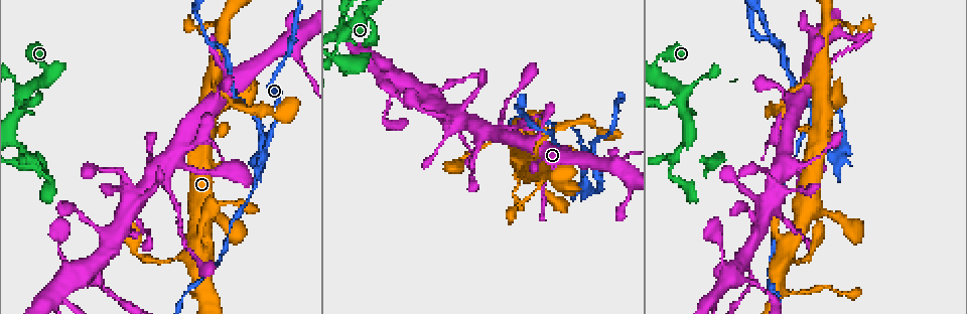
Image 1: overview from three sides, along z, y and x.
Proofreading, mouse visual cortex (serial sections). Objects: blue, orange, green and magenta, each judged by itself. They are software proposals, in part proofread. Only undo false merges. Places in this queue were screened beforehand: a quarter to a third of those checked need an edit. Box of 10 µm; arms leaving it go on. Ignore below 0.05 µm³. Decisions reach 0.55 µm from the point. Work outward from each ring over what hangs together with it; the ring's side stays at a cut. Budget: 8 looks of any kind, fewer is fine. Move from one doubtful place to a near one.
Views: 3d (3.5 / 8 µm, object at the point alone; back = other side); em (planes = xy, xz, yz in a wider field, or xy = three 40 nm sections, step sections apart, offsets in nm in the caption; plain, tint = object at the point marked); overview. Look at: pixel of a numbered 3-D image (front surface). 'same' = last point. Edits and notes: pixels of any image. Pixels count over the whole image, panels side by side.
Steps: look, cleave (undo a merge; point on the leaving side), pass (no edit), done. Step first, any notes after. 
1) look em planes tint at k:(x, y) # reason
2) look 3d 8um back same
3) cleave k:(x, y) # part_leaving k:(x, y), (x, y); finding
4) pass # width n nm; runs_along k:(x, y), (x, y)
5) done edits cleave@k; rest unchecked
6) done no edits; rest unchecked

look 3d 3.5um at 1:(265, 155) # abrupt turn

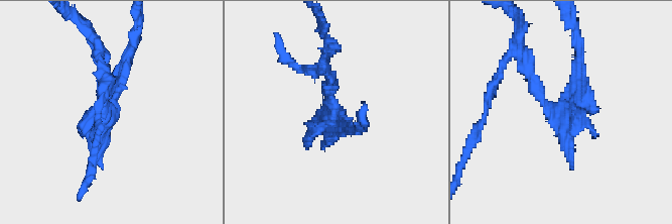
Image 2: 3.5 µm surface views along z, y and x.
look em planes tint at 2:(331, 114) # shape alone is not enough

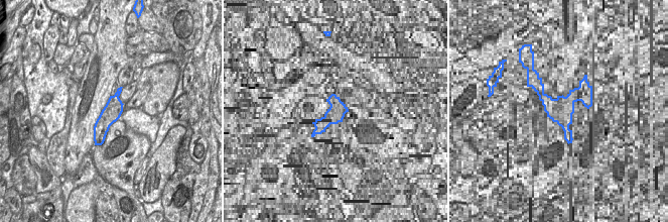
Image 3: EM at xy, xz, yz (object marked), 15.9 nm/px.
look em xy step 5 tint same

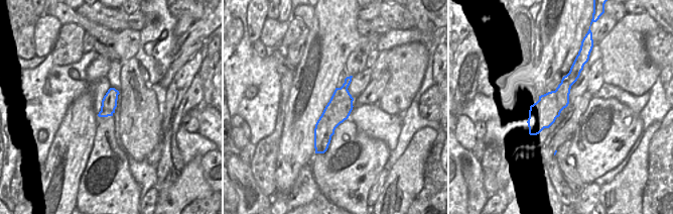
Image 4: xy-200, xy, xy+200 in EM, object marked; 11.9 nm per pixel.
cleave 2:(570, 137) # part_leaving 2:(575, 100), (554, 116), (518, 50); a second cell is stuck on

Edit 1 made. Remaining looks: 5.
look 3d 3.5um at 1:(491, 143)

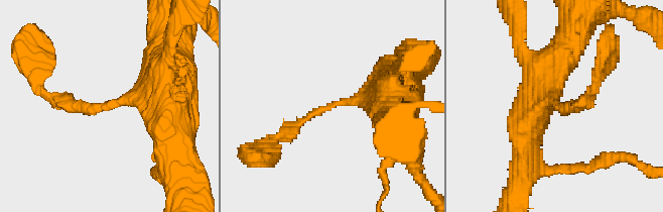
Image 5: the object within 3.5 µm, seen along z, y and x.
look em xy step 1 tint at 5:(333, 103) # arm_widths 200, 450 nm; shape alone is not enough

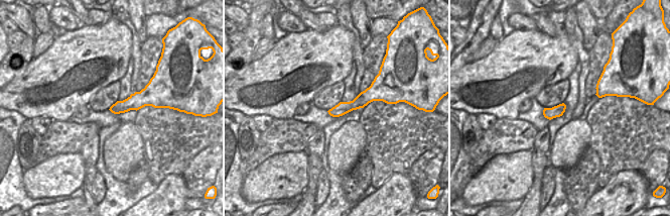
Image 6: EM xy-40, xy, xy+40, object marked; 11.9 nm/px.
pass # runs_along 5:(386, 102), (337, 102), (278, 137); all the same cell

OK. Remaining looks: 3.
look 3d 3.5um at 1:(68, 271) # four or more arms meet

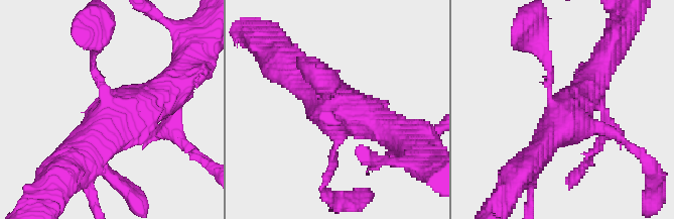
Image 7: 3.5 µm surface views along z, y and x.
look em xy step 1 tint at 7:(557, 107) # arms 4; arm_widths 100, 150, 450, 500 nm

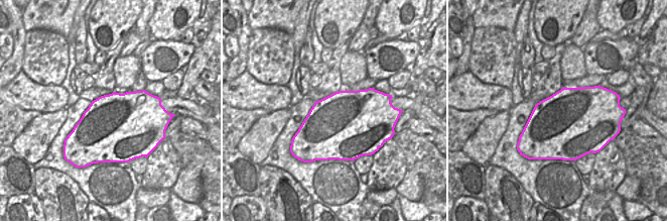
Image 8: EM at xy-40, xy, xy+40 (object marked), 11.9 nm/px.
pass # all the same cell

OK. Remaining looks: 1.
look 3d 3.5um at 1:(346, 30) # thick turns thin

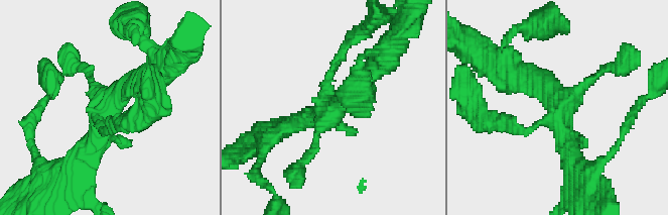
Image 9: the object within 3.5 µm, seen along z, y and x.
pass # runs_along 9:(151, 79), (105, 109), (80, 163); one cell here

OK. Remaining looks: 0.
done edits cleave@2; rest unchecked

